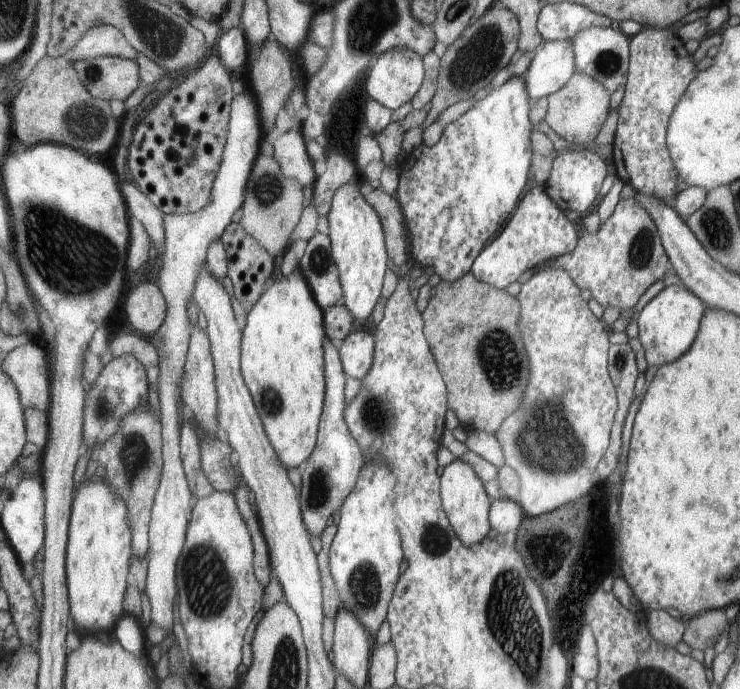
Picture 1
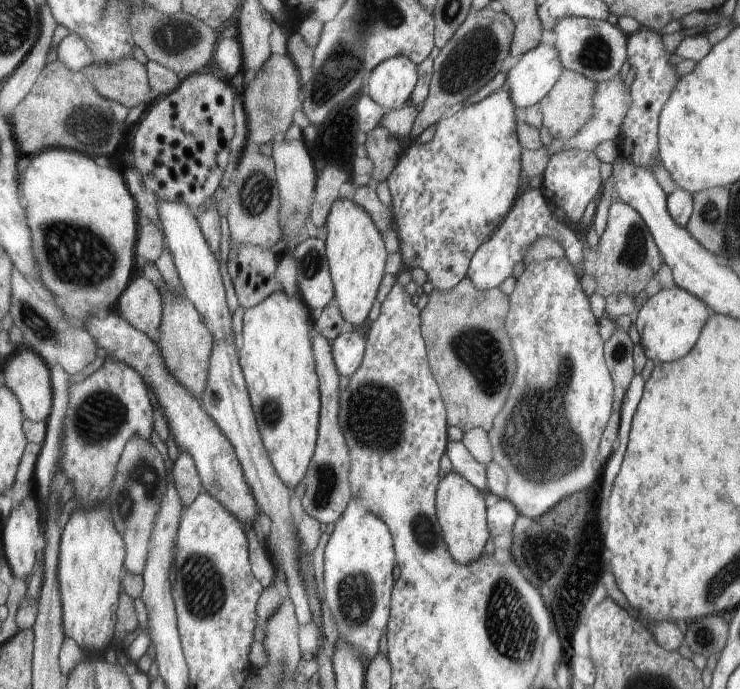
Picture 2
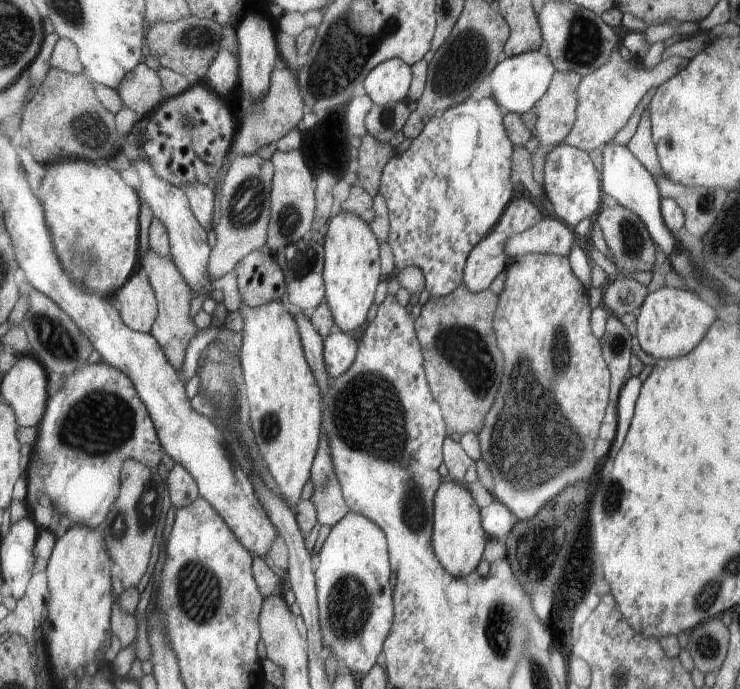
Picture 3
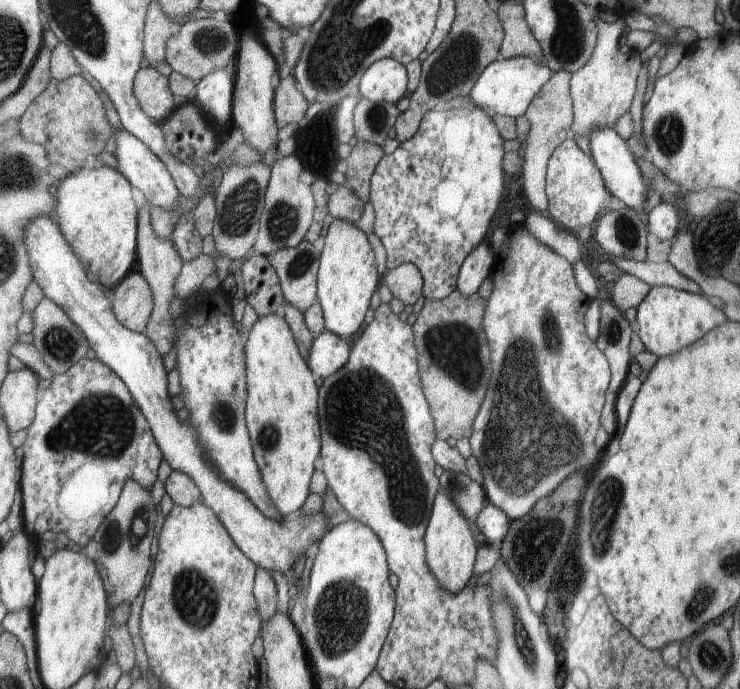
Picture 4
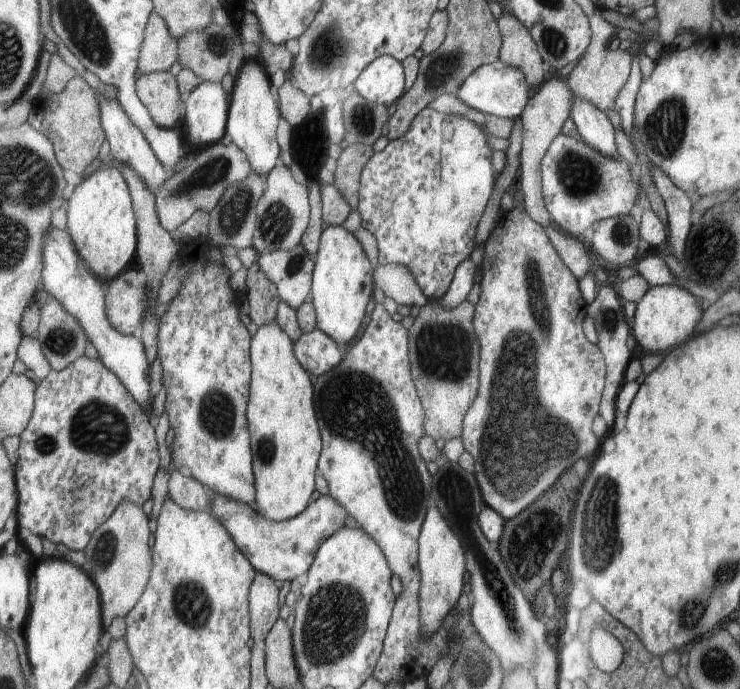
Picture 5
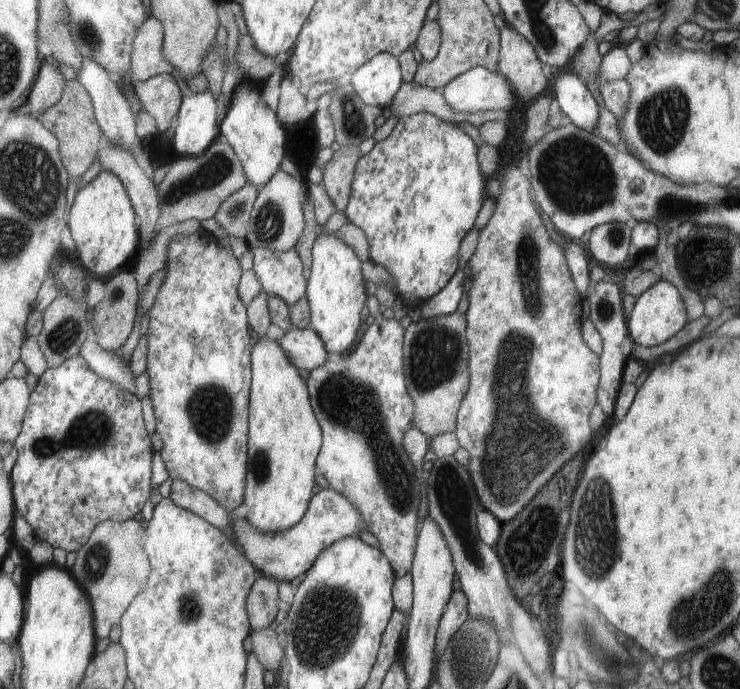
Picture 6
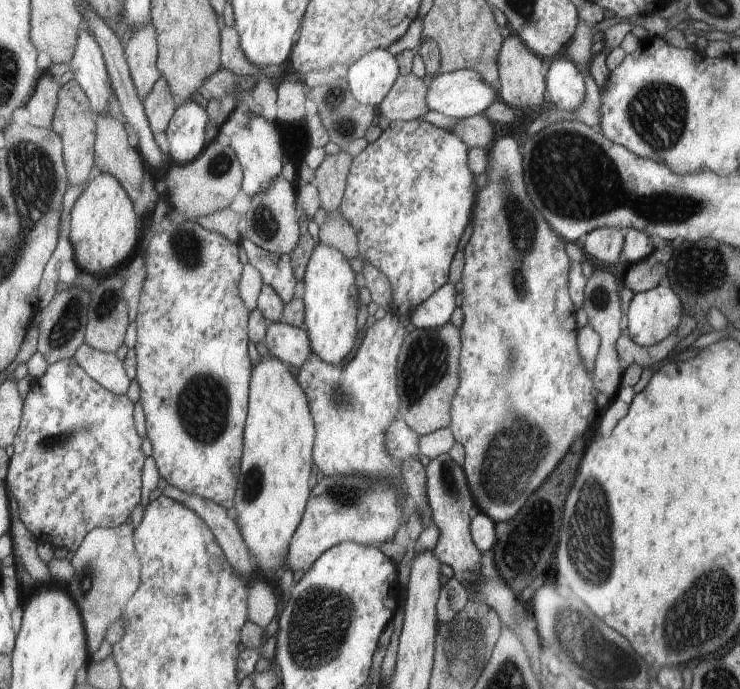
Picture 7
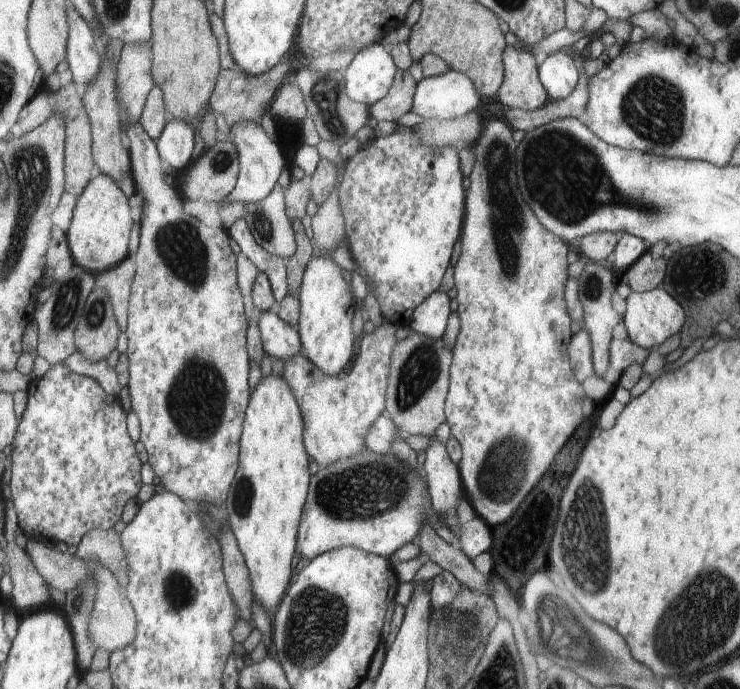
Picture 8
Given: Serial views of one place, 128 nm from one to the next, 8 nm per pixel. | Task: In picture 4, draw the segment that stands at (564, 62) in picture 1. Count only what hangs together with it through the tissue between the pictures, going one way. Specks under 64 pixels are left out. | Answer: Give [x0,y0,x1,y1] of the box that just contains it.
[469,56,552,118]

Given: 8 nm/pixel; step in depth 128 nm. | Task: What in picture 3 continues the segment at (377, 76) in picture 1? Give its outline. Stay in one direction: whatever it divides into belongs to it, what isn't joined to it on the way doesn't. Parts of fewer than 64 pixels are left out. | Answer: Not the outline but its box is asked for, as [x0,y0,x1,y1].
[362,58,412,106]

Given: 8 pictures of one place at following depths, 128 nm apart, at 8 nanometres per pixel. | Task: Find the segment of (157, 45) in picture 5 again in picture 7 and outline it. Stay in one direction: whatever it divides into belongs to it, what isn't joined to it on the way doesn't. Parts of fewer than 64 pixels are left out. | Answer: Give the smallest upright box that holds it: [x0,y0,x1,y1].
[122,23,160,100]

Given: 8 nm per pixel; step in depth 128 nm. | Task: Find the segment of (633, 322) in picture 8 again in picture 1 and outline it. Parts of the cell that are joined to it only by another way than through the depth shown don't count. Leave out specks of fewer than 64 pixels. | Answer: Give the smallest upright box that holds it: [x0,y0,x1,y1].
[636,286,707,367]

